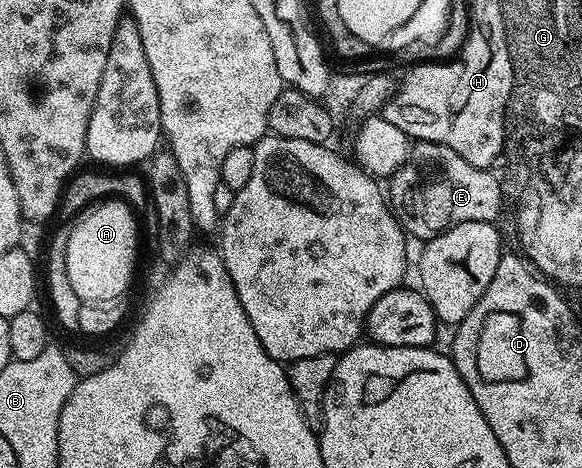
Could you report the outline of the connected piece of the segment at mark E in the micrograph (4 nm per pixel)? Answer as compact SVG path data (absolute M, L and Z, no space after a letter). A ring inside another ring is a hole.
M415 142L409 159L390 176L388 186L388 202L403 231L421 241L435 239L441 231L468 221L494 223L501 214L502 201L487 168L464 161L464 157L460 157L456 149L448 149L448 145Z

